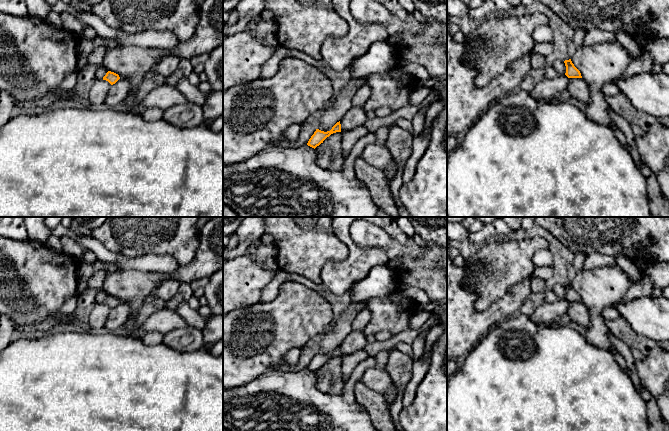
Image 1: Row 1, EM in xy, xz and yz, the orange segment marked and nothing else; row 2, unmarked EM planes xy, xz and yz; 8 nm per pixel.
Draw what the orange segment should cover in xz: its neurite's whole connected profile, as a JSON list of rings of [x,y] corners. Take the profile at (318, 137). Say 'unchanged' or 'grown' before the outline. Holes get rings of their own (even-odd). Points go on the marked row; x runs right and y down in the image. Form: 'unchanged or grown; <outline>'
unchanged; [[[340,121],[337,122],[332,127],[332,129],[330,131],[324,132],[324,131],[321,131],[319,129],[316,129],[316,131],[314,132],[314,134],[309,139],[307,145],[315,149],[317,146],[319,146],[321,143],[323,143],[323,141],[327,137],[329,137],[331,134],[336,133],[336,132],[341,132]]]

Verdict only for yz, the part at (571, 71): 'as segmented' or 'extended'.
as segmented

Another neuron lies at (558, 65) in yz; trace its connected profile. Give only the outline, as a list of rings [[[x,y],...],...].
[[[556,60],[553,64],[552,67],[556,70],[556,72],[559,75],[565,75],[566,73],[566,66],[564,61],[561,60]]]

